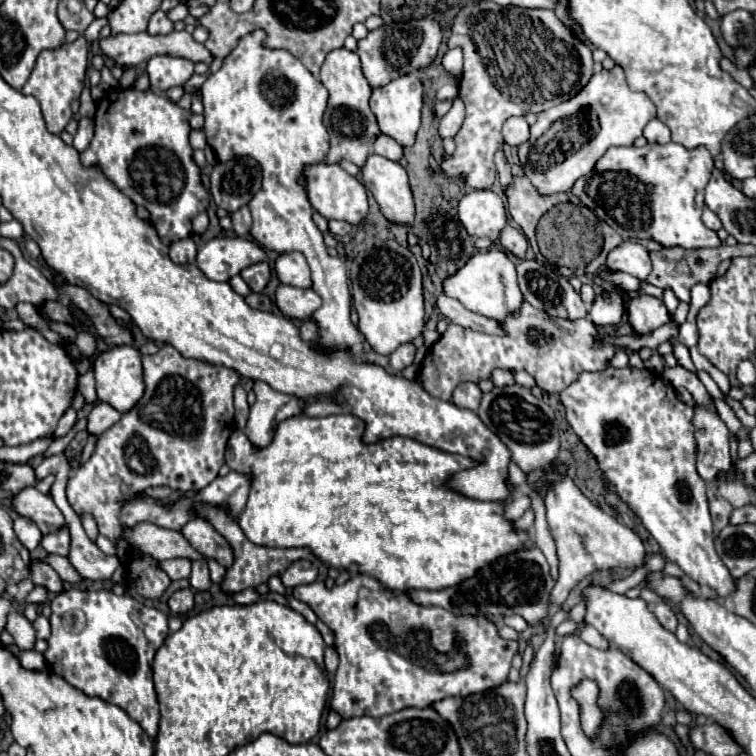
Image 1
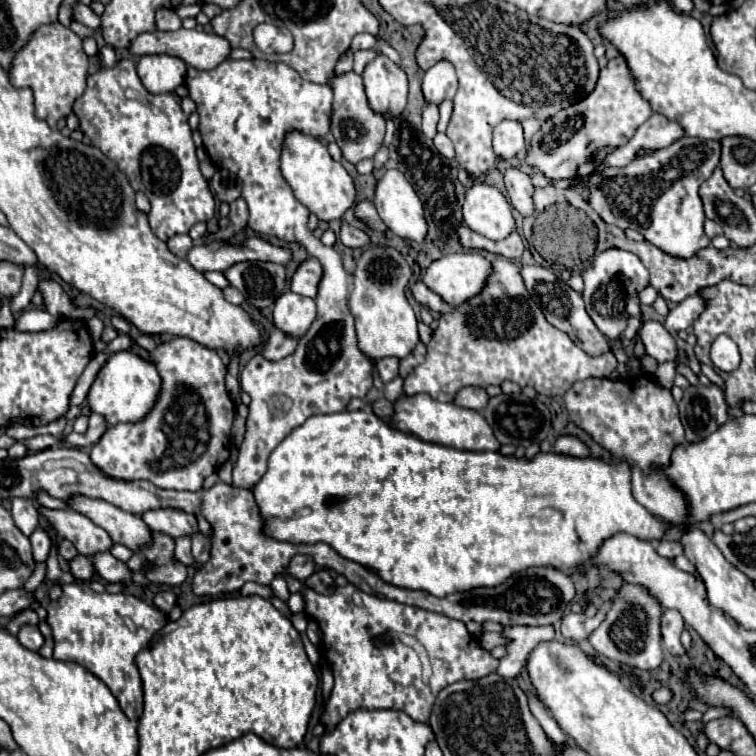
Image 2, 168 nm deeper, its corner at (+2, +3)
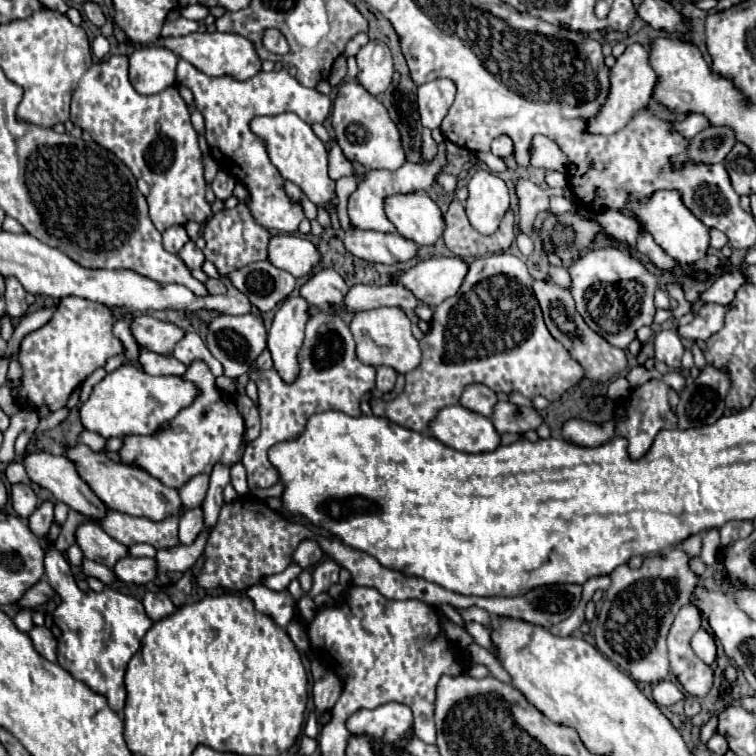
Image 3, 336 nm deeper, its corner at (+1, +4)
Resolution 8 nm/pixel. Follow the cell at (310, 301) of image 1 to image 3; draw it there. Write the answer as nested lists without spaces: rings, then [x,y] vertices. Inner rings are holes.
[[[297,295],[287,297],[279,305],[273,325],[269,329],[267,349],[271,351],[273,369],[279,373],[279,377],[285,383],[293,383],[299,373],[297,353],[303,345],[305,325],[309,321],[307,309],[309,305],[303,297]]]

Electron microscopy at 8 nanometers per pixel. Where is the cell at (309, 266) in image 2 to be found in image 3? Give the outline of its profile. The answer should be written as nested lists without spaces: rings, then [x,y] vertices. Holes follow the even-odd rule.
[[[321,269],[315,273],[303,287],[301,297],[309,305],[325,305],[325,303],[341,303],[345,293],[349,291],[343,277],[333,269]]]

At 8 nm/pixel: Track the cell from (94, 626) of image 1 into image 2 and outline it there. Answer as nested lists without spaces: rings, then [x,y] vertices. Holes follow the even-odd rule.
[[[72,582],[64,584],[62,596],[48,604],[46,622],[54,636],[54,660],[76,662],[98,676],[116,696],[124,714],[138,720],[140,710],[144,710],[144,688],[136,656],[166,624],[166,614],[130,594],[98,594],[86,582]]]

